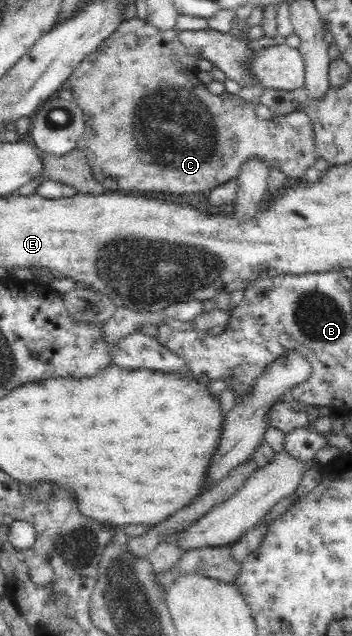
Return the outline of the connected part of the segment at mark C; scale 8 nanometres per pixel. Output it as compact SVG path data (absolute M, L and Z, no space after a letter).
M135 17L126 19L120 23L120 26L94 51L89 57L86 57L74 70L70 76L69 82L72 86L74 100L78 107L82 109L85 120L83 133L79 136L77 148L86 154L91 171L98 179L98 182L108 190L108 192L118 190L118 192L170 192L170 194L188 194L188 192L209 192L210 188L224 184L231 178L237 178L242 164L250 158L257 156L264 162L267 162L271 168L278 168L280 172L286 174L288 181L302 179L304 172L310 168L317 159L316 145L314 145L314 129L310 117L302 108L294 110L288 114L272 117L272 119L260 118L254 111L255 104L251 101L242 99L237 94L224 92L220 95L214 95L208 91L207 86L196 78L196 57L189 53L189 50L182 45L178 38L176 28L162 30L156 28L145 18Z

